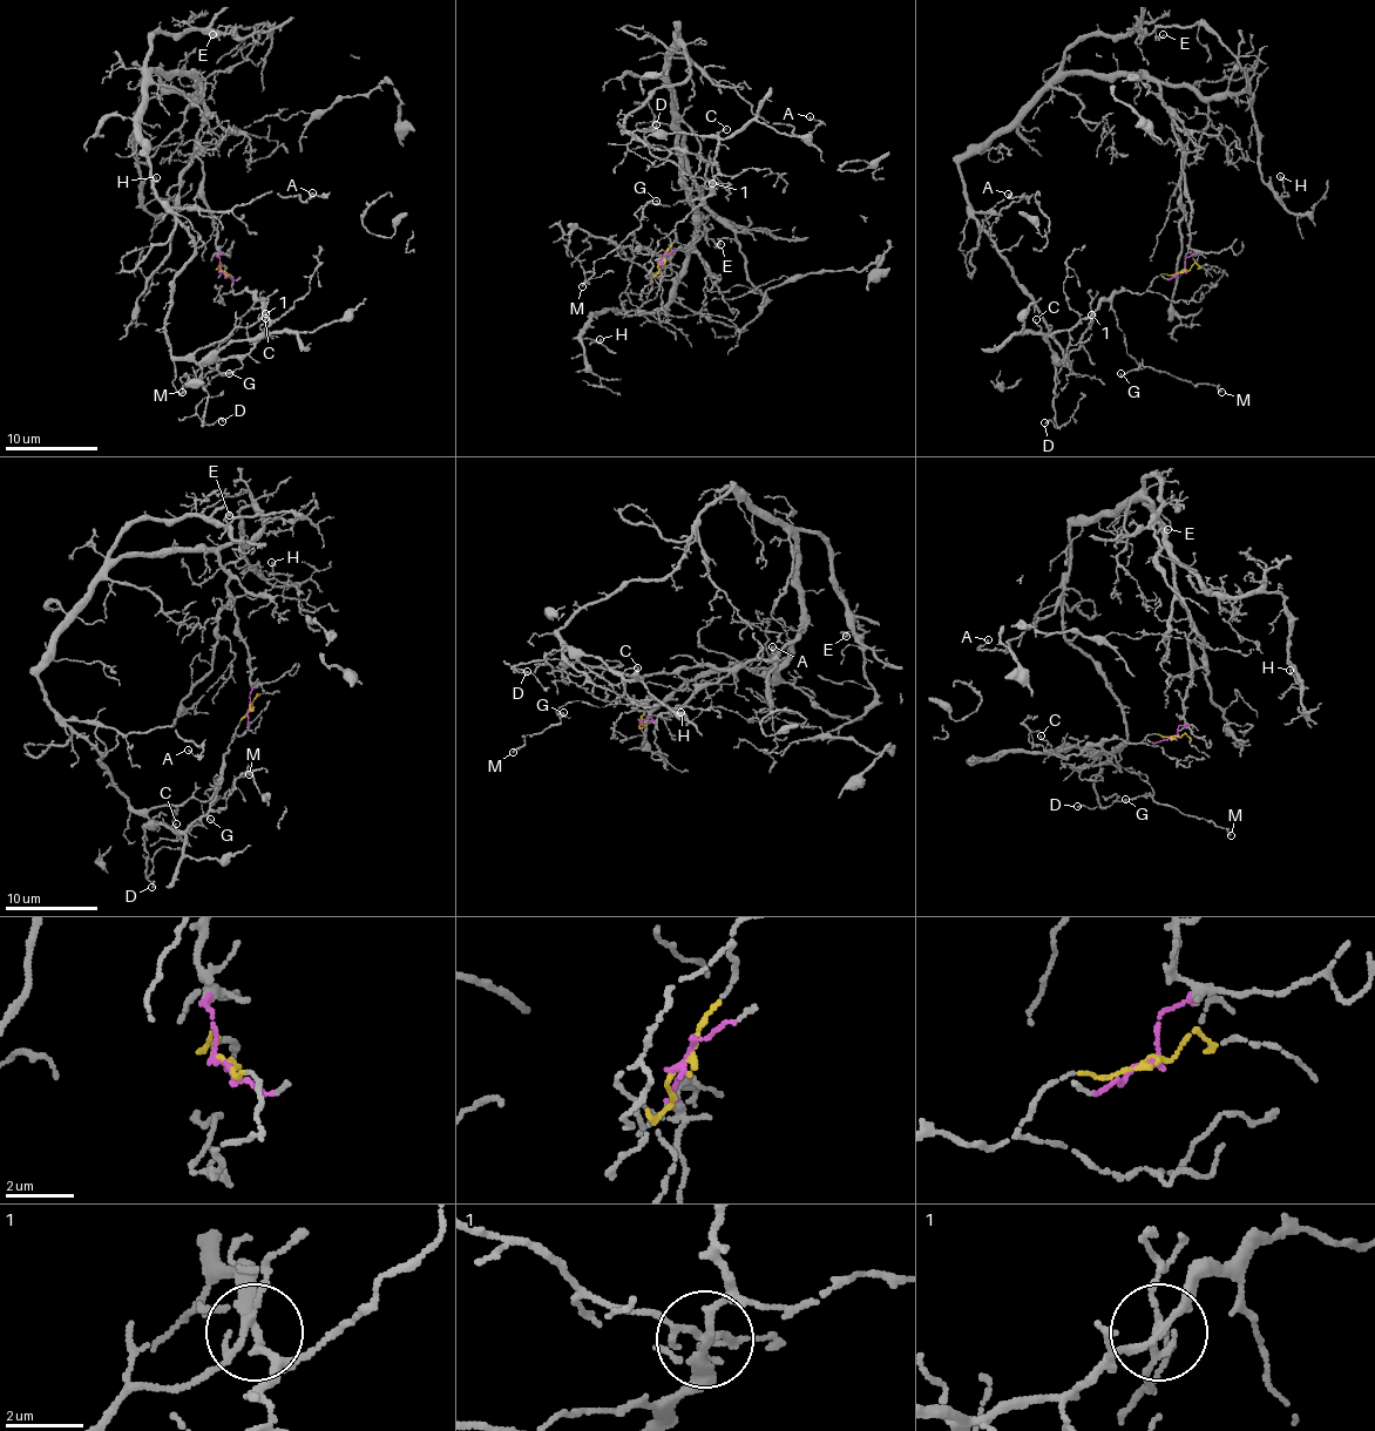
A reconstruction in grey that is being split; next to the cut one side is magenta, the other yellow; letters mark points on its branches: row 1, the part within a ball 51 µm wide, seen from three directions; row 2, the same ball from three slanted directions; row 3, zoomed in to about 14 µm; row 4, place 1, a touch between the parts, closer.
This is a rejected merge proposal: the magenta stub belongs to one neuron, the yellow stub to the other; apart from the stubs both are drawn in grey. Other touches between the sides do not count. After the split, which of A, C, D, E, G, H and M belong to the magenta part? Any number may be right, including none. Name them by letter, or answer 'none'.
A, E, H

